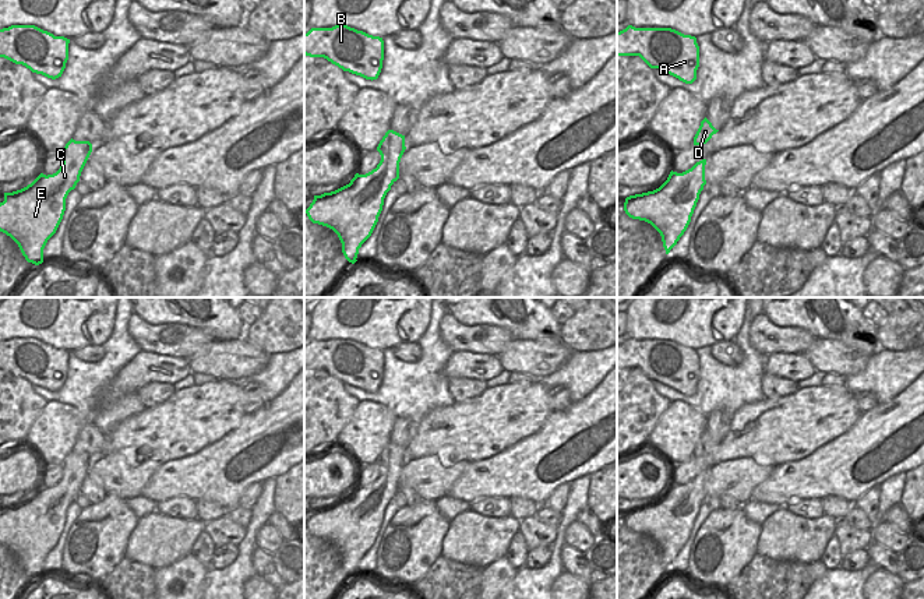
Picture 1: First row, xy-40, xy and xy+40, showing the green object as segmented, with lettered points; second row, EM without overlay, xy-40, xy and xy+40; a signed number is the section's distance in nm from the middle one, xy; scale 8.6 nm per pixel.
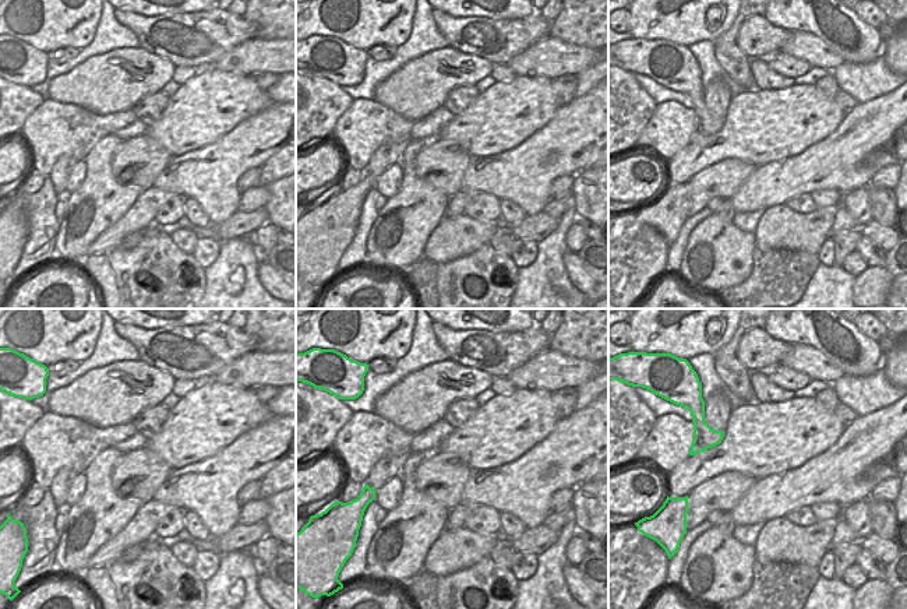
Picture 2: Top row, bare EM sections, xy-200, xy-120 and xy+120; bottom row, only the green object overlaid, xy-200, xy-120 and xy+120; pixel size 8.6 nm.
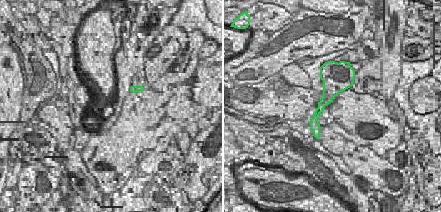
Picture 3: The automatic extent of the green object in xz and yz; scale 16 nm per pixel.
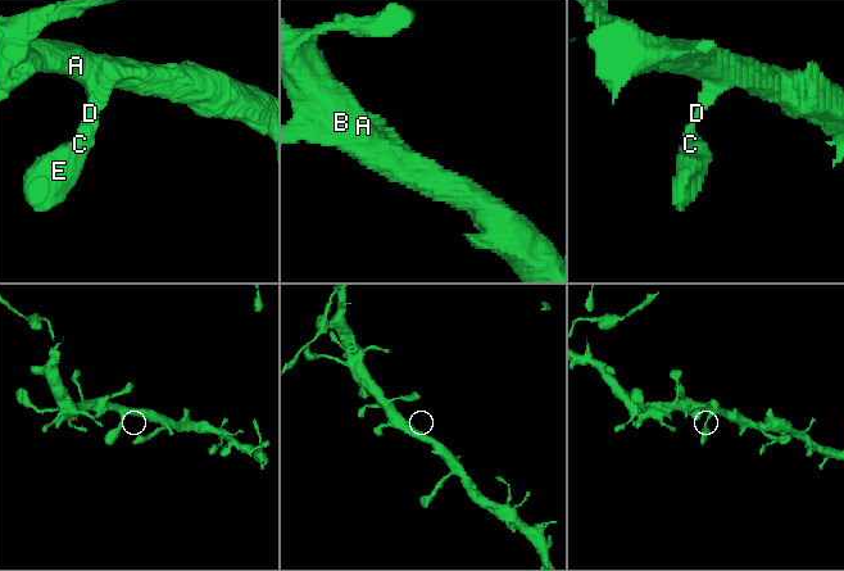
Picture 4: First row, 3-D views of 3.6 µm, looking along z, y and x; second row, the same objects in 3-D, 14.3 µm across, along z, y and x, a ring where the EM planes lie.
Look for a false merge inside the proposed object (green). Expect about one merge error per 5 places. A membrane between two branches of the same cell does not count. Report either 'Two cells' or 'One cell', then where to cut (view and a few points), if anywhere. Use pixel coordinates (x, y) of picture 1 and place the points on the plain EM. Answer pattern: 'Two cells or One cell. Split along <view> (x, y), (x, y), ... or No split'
One cell. No split.

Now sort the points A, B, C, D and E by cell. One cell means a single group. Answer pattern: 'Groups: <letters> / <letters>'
Groups: A B C D E.

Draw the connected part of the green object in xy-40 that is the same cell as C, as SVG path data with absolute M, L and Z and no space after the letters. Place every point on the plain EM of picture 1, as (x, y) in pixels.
M71 451L61 464L63 476L56 486L40 486L27 500L4 505L4 514L0 515L0 545L18 557L28 575L43 575L43 561L63 532L66 511L80 494L91 465L89 454Z

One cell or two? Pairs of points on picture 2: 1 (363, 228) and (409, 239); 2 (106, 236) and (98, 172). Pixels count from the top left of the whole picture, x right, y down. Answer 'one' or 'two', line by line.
1: two
2: two

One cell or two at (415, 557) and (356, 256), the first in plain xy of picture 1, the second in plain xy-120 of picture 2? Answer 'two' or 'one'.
two

